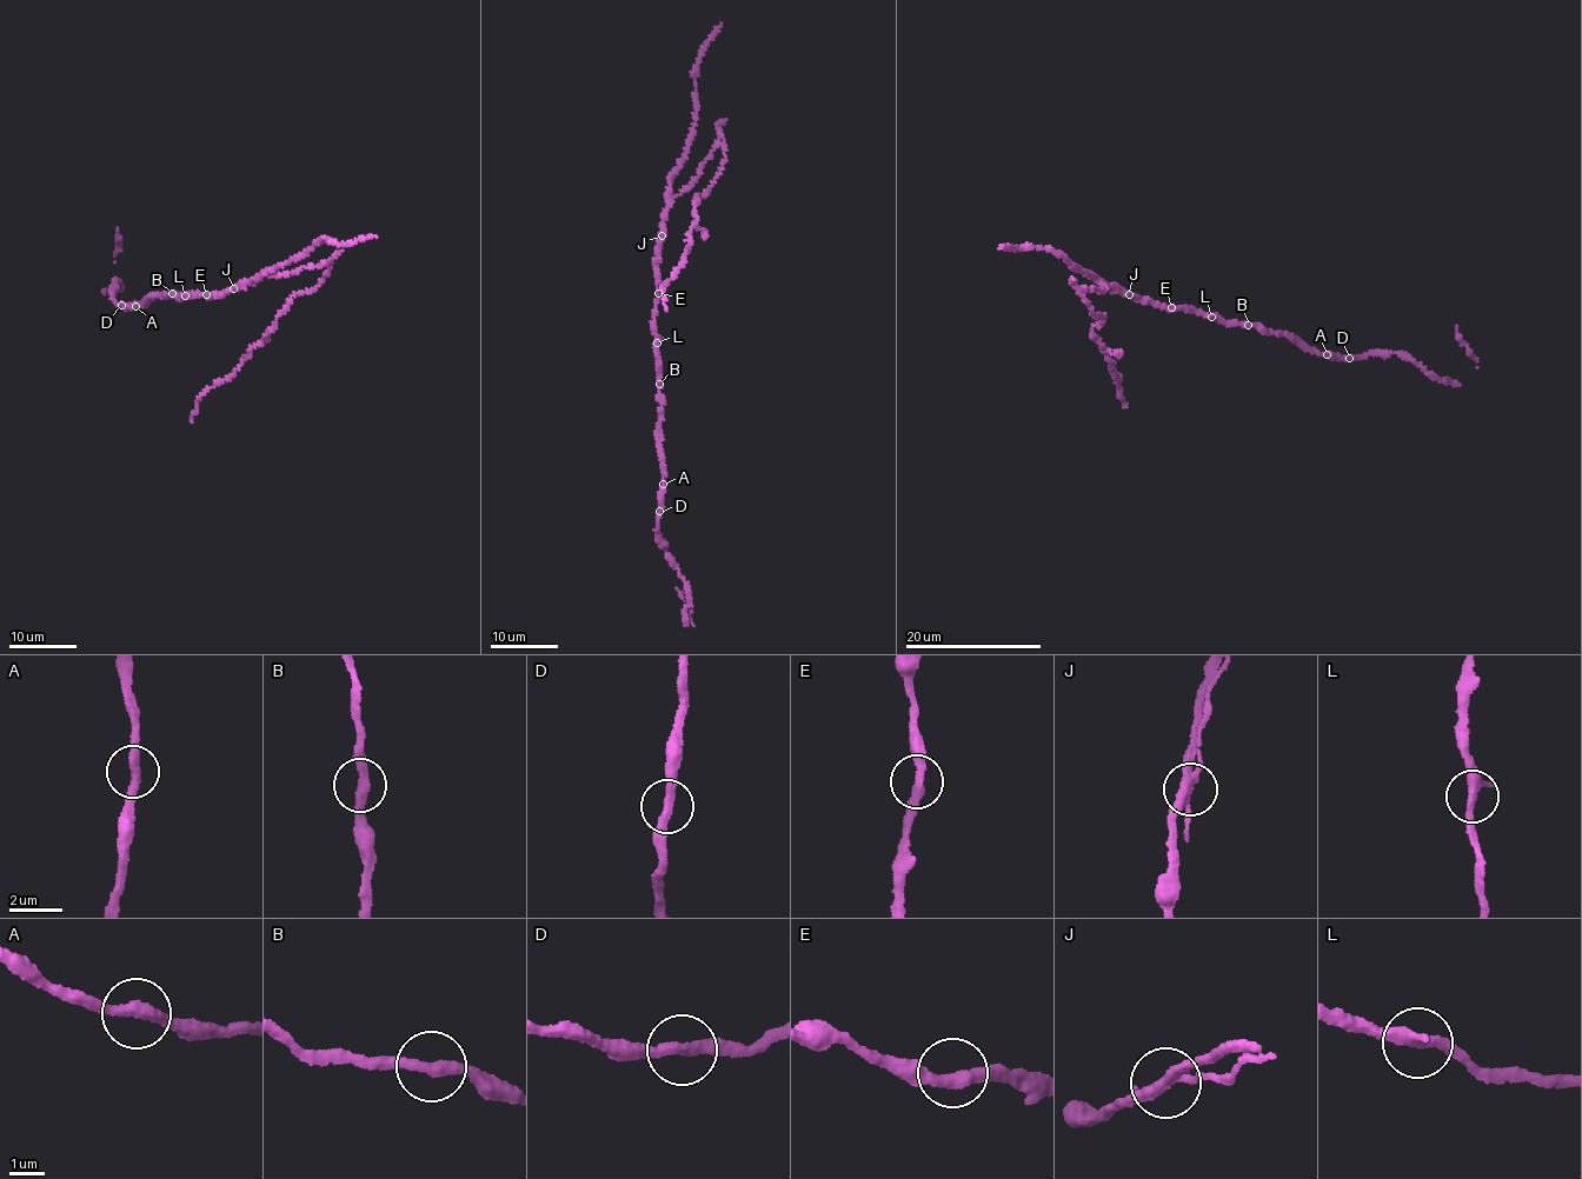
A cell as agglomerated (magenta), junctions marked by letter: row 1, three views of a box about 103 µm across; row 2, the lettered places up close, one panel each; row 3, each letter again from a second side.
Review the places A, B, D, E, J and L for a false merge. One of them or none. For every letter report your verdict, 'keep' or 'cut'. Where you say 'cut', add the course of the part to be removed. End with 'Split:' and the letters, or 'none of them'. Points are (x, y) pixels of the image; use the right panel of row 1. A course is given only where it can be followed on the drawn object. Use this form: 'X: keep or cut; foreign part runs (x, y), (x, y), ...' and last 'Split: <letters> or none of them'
A: keep
B: keep
D: keep
E: keep
J: cut; foreign part runs (1128, 294), (1107, 286), (1082, 293), (1103, 317), (1092, 337), (1109, 353), (1125, 407)
L: keep
Split: J

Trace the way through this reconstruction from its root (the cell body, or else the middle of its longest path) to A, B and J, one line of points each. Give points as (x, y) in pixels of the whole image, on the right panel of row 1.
A: (1171, 308), (1192, 310), (1228, 324), (1254, 324), (1284, 333), (1310, 350), (1327, 354)
B: (1171, 308), (1192, 310), (1228, 324), (1248, 325)
J: (1171, 308), (1128, 294)

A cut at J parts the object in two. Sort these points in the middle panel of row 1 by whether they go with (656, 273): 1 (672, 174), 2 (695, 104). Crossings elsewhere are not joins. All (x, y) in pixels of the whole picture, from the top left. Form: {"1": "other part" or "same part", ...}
{"1": "same part", "2": "same part"}

